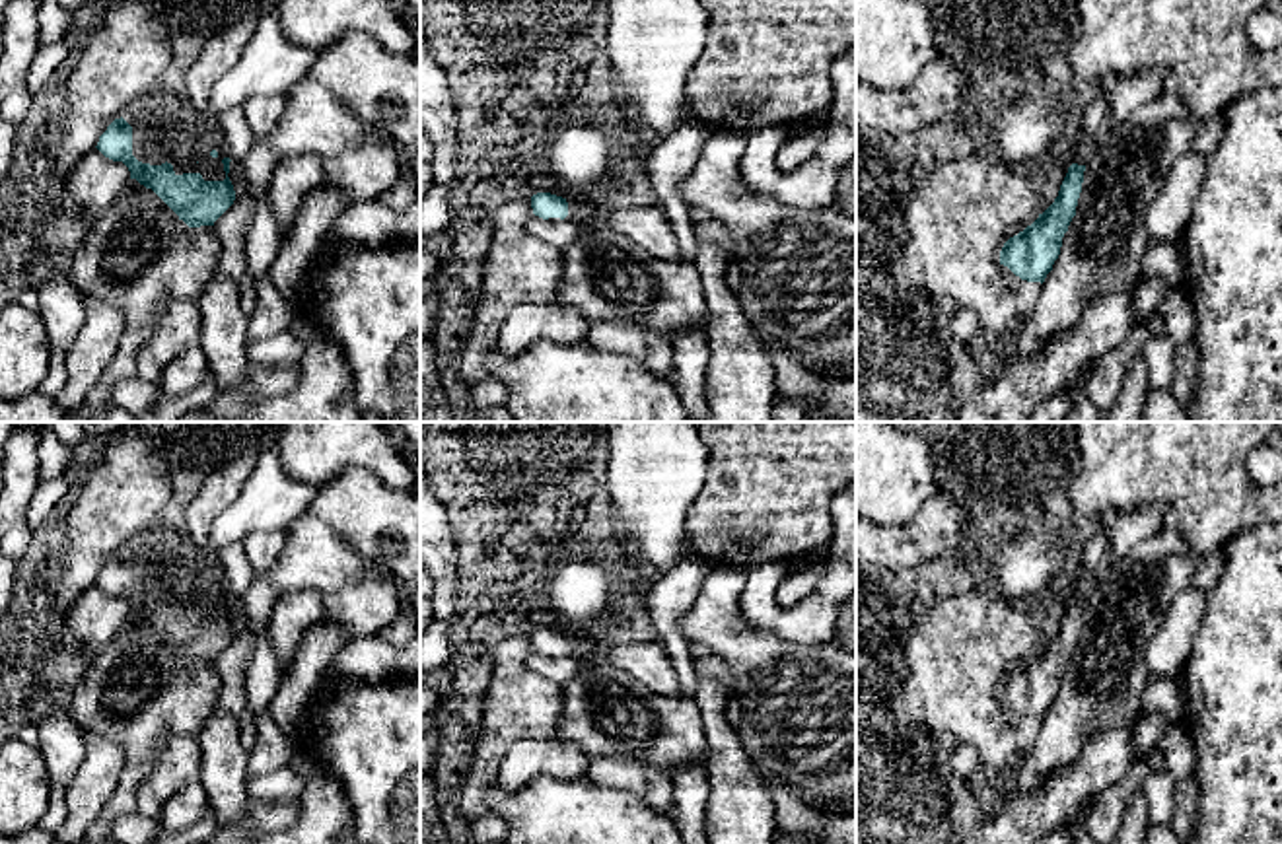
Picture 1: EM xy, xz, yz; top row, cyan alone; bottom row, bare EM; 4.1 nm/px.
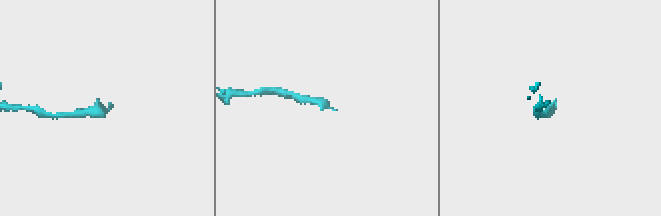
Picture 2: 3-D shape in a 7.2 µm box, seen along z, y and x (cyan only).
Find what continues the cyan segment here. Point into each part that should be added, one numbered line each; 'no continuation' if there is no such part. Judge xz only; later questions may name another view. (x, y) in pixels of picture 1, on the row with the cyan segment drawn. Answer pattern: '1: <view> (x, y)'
1: xz (648, 226)

